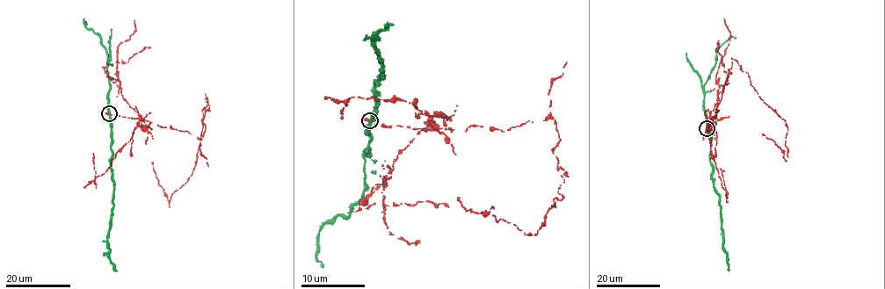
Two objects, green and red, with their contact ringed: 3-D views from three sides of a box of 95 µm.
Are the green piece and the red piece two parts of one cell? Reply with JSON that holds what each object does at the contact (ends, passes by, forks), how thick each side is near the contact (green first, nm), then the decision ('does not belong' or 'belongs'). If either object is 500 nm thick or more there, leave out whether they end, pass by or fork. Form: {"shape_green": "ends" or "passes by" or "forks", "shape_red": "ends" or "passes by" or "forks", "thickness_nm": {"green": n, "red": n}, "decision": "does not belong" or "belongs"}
{"shape_green": "passes by", "shape_red": "ends", "thickness_nm": {"green": 400, "red": 360}, "decision": "does not belong"}

